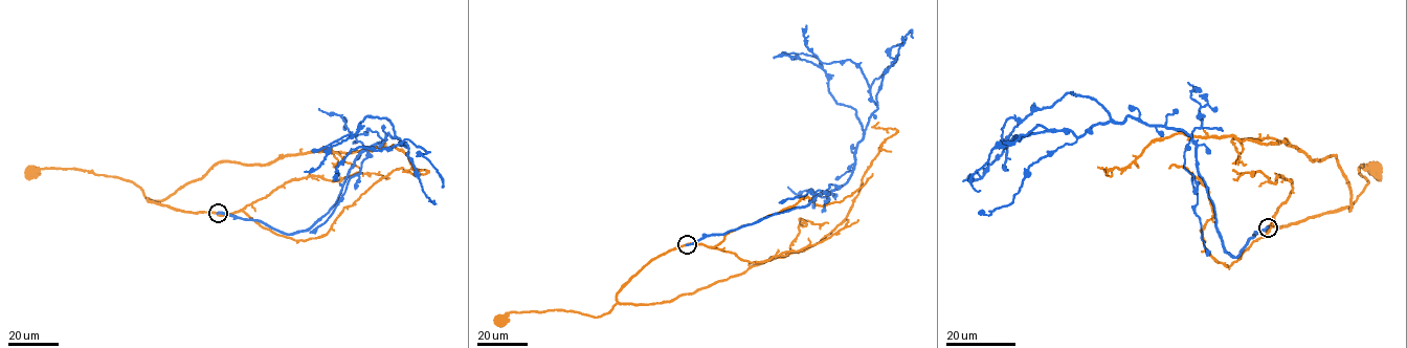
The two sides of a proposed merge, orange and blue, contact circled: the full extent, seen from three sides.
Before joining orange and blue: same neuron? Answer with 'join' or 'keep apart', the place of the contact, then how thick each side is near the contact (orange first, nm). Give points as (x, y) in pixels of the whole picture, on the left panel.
join; at (218, 213); 280 nm thick on the orange side, 400 nm on the other

